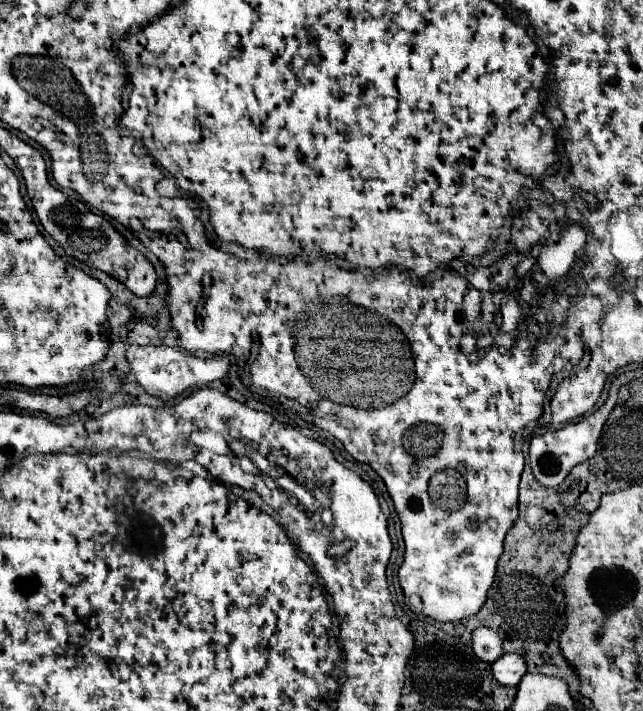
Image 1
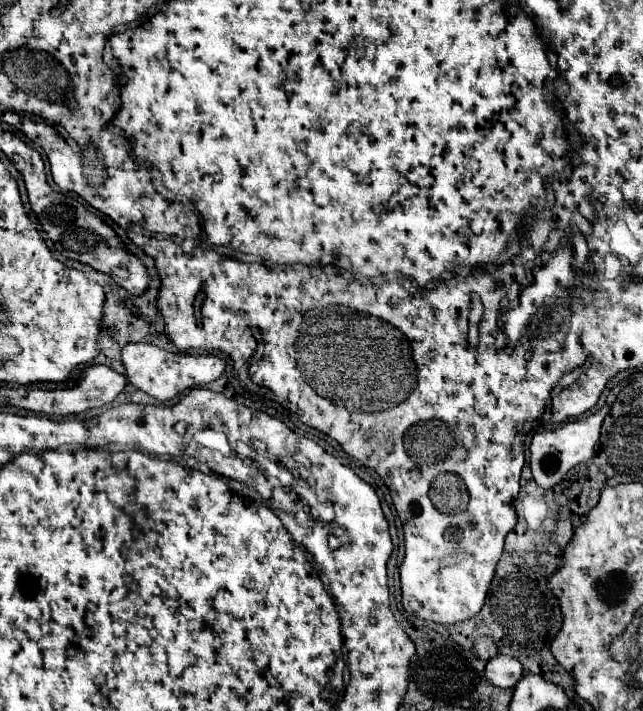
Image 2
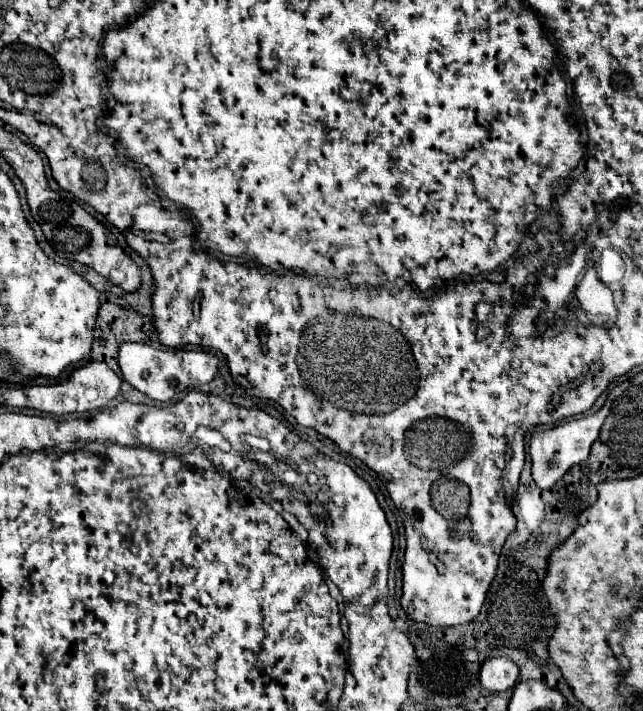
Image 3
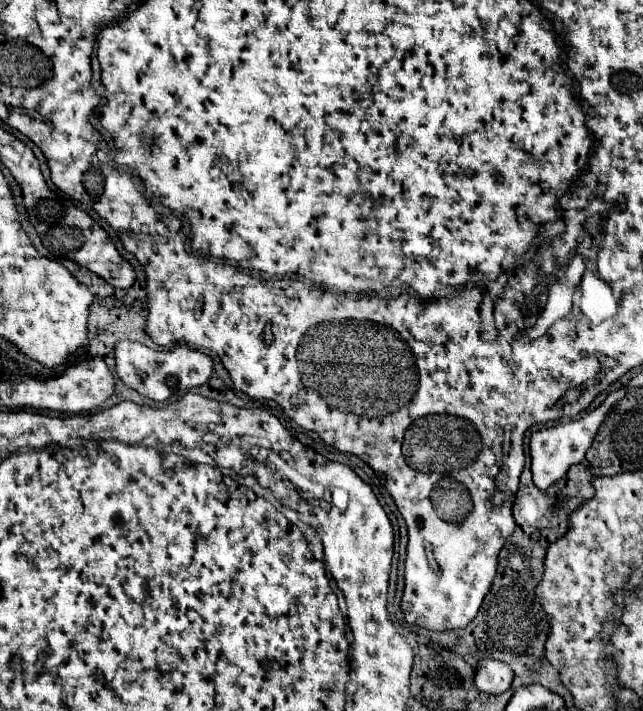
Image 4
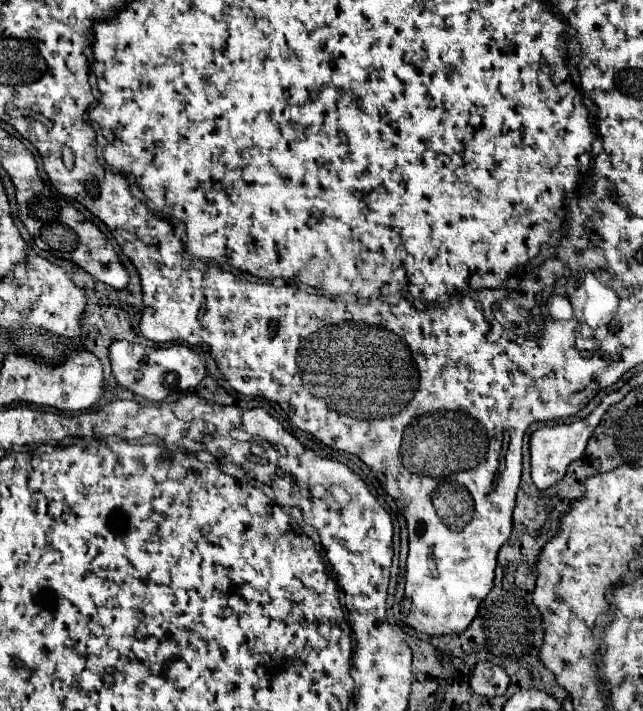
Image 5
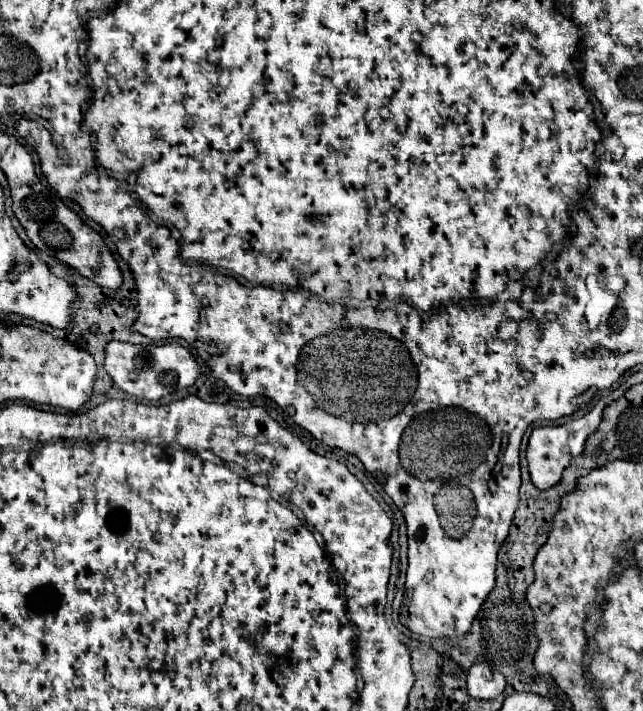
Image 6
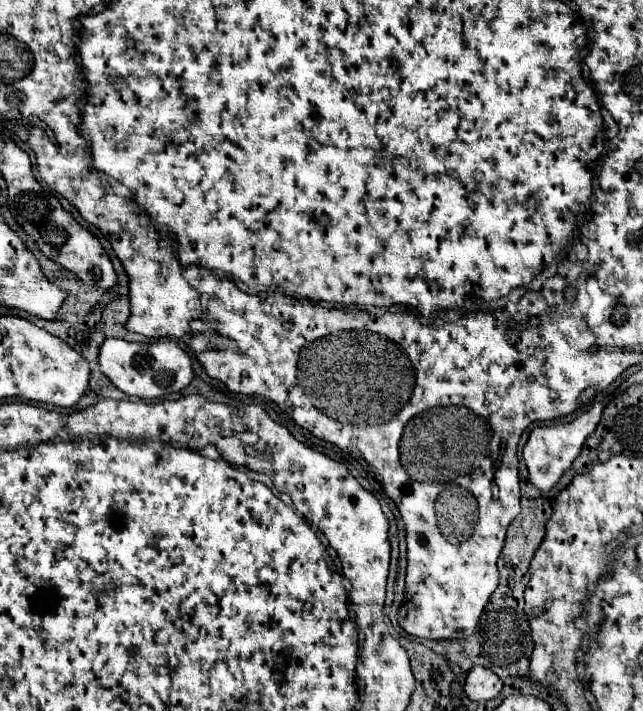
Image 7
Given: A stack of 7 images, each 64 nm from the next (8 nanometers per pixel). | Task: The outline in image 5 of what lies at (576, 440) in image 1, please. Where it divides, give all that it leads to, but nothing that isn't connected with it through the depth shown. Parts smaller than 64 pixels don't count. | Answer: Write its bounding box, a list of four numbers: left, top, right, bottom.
[530,394,620,490]

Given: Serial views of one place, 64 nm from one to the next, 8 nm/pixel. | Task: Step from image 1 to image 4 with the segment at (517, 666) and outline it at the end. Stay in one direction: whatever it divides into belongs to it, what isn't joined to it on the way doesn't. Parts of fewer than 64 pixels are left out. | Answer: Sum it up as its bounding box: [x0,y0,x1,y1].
[474,660,514,694]

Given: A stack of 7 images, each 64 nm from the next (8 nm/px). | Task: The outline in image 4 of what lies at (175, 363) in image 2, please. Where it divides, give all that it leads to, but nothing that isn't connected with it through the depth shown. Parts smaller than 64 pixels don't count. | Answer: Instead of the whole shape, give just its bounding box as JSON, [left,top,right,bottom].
[114,340,214,402]

